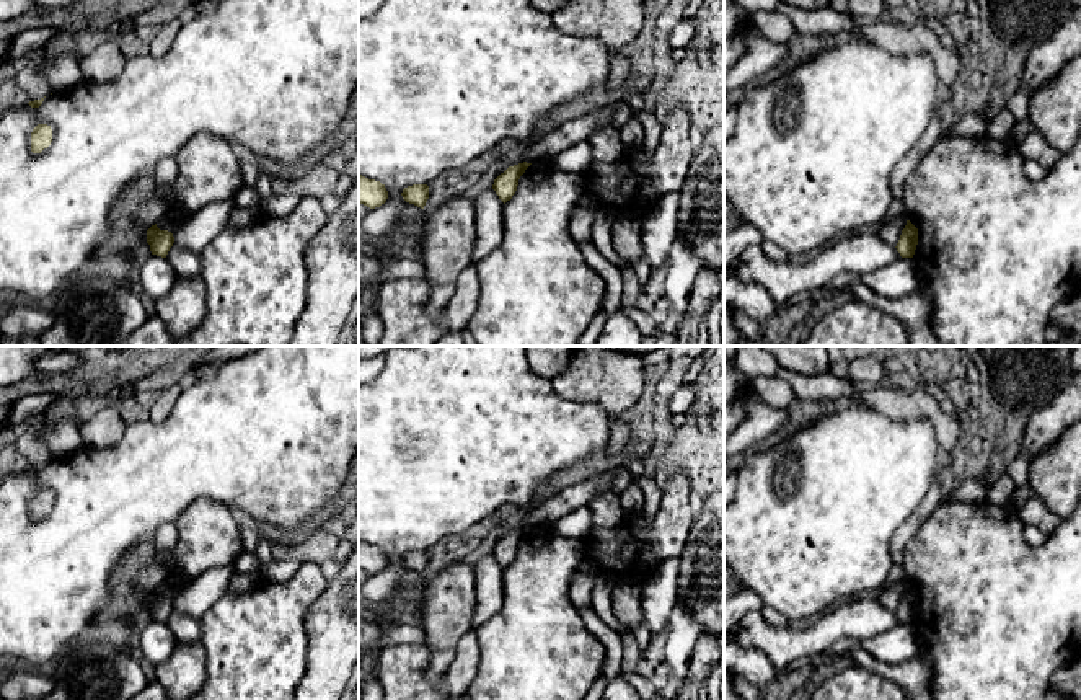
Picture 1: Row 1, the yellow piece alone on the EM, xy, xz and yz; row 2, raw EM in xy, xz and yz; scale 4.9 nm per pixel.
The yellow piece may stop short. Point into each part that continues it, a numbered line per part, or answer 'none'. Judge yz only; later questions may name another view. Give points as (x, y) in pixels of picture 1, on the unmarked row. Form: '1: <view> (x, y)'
none

